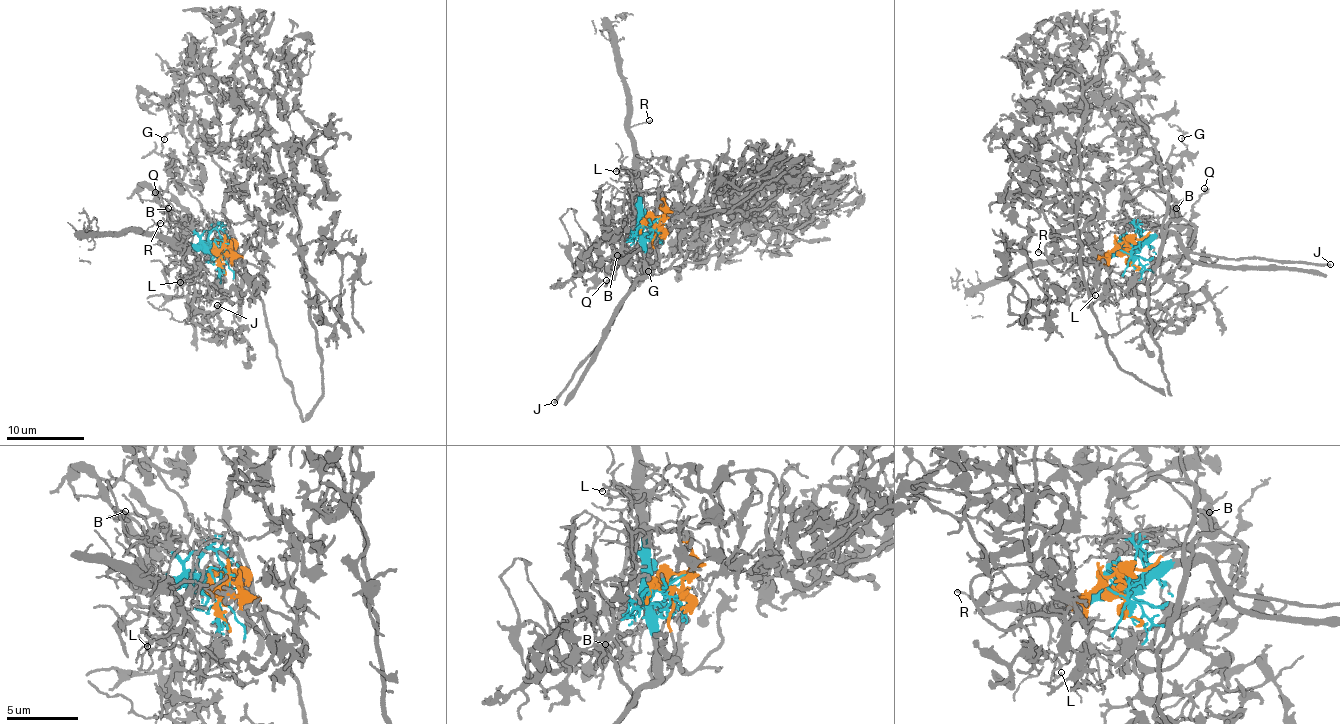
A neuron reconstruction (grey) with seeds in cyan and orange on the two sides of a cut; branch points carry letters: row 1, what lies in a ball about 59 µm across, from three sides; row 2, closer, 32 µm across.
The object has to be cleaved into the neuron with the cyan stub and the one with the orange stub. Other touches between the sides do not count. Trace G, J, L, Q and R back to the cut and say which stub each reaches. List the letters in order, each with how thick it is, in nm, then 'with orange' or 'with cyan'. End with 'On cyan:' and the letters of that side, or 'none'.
G: 110 nm | with orange
J: 240 nm | with cyan
L: 120 nm | with cyan
Q: 220 nm | with orange
R: 130 nm | with cyan
On cyan: J, L, R

